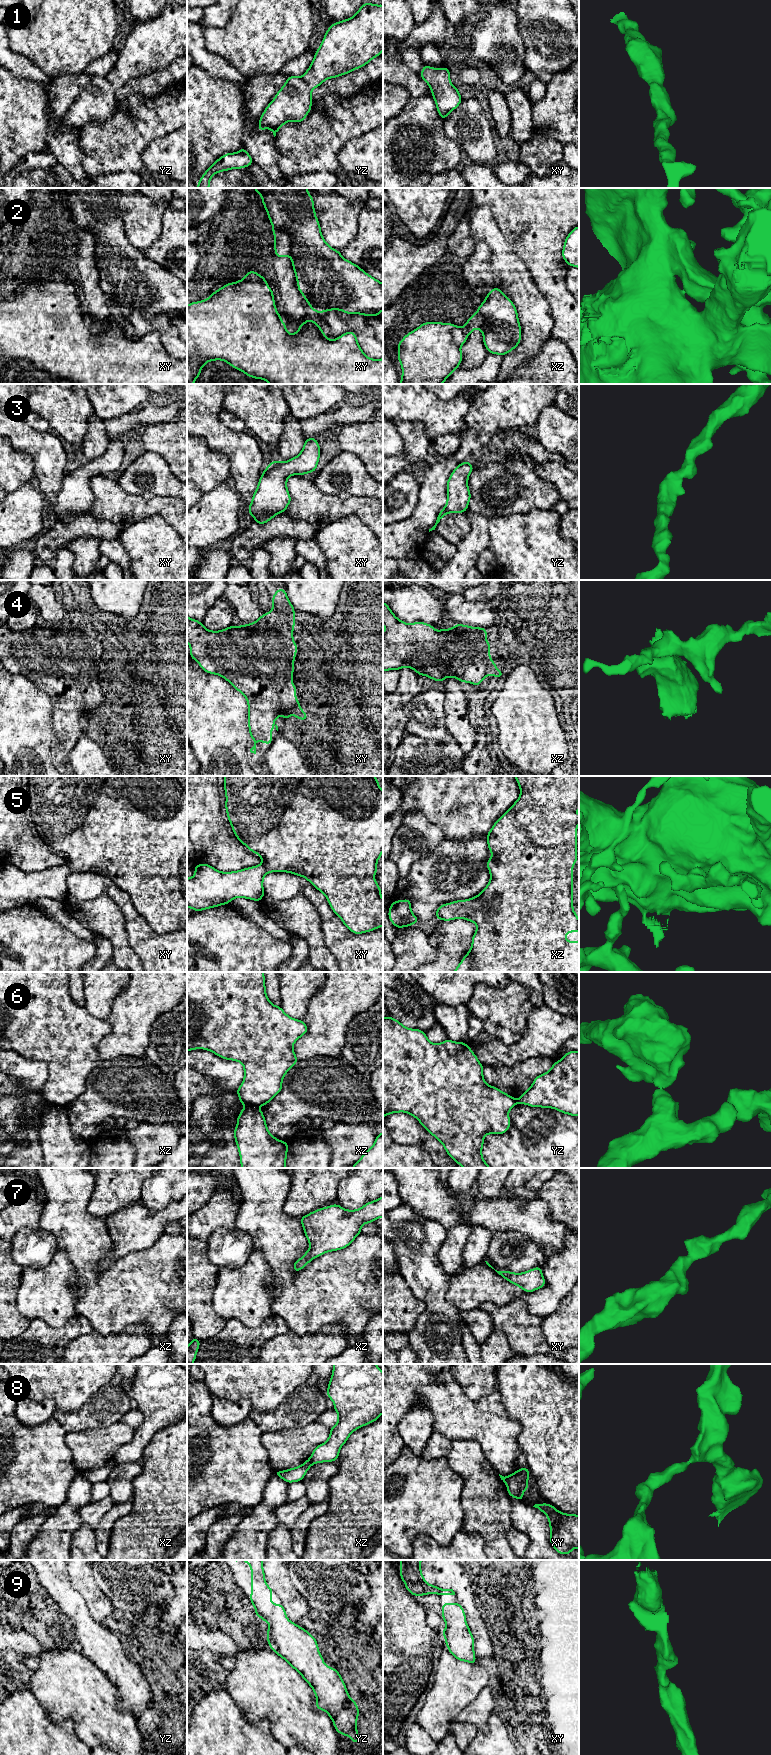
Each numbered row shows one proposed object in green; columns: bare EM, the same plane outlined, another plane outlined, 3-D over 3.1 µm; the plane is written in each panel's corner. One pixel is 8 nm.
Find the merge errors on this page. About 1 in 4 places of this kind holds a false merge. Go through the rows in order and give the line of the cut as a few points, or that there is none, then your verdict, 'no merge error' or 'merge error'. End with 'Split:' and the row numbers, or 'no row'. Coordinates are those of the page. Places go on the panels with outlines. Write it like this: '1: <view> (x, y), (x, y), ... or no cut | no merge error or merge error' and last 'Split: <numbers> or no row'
1: no cut | no merge error
2: xy (273, 226), (280, 227), (289, 237), (290, 255) | merge error
3: no cut | no merge error
4: no cut | no merge error
5: no cut | no merge error
6: xz (248, 1106), (251, 1107) | merge error
7: no cut | no merge error
8: xz (309, 1459), (313, 1463) | merge error
9: no cut | no merge error
Split: 2, 6, 8

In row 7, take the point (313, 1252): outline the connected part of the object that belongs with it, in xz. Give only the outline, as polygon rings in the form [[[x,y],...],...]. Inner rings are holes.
[[[383,1196],[375,1201],[363,1205],[357,1210],[346,1210],[338,1204],[320,1208],[300,1218],[305,1236],[310,1243],[310,1248],[302,1258],[294,1262],[293,1270],[298,1272],[314,1258],[331,1251],[341,1250],[349,1246],[361,1233],[361,1227],[365,1223],[374,1222],[383,1217]]]

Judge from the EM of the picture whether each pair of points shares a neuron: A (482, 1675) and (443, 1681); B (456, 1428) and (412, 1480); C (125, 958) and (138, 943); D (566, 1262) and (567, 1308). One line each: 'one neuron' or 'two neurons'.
A: one neuron
B: two neurons
C: two neurons
D: two neurons

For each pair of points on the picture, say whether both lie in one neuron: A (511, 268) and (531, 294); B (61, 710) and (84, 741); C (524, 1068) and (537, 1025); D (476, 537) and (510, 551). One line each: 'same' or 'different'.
A: same
B: different
C: different
D: different

